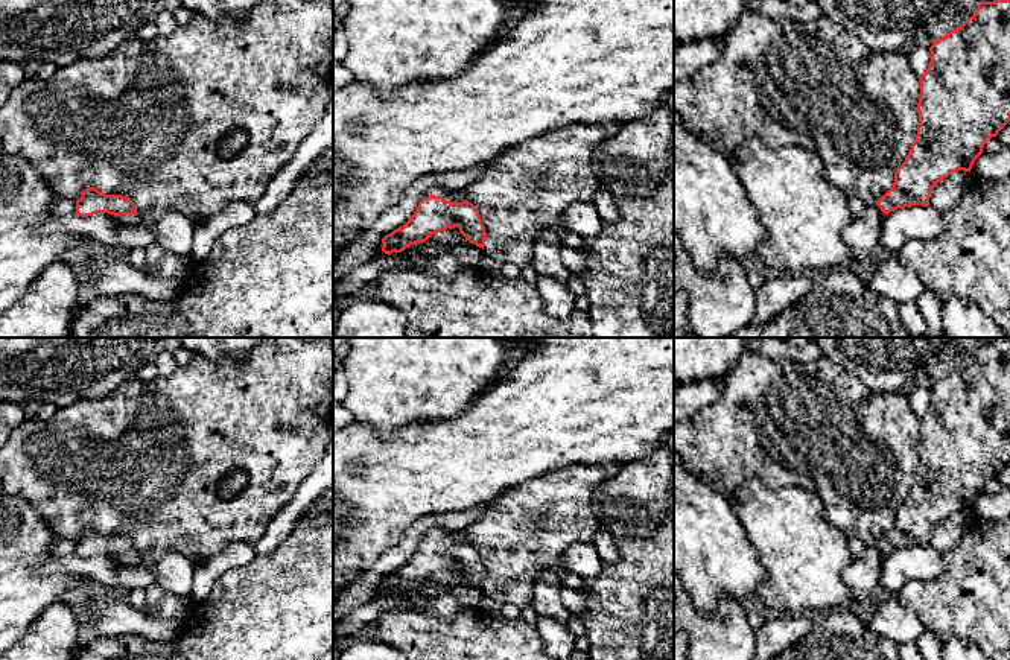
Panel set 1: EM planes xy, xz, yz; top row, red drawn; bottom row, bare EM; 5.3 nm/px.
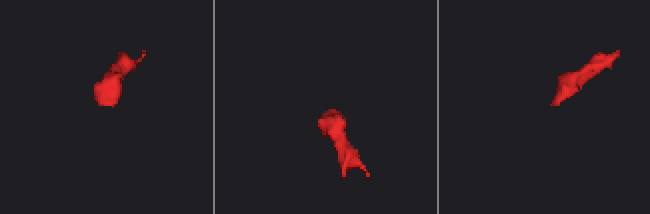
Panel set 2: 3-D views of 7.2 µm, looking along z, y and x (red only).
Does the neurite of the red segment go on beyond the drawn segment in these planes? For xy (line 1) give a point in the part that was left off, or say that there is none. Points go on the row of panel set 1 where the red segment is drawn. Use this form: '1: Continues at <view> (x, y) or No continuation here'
1: Continues at xy (128, 219)

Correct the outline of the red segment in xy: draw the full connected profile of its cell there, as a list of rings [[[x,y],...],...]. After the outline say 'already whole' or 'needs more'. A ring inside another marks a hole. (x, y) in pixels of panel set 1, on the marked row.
[[[94,187],[82,192],[76,201],[76,214],[87,217],[96,213],[114,214],[120,224],[138,225],[141,219],[134,202],[122,195],[105,195]]]; needs more

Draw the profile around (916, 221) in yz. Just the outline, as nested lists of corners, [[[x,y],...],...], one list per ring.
[[[910,205],[884,214],[879,243],[896,254],[908,239],[932,239],[946,230],[946,214],[932,205]]]

